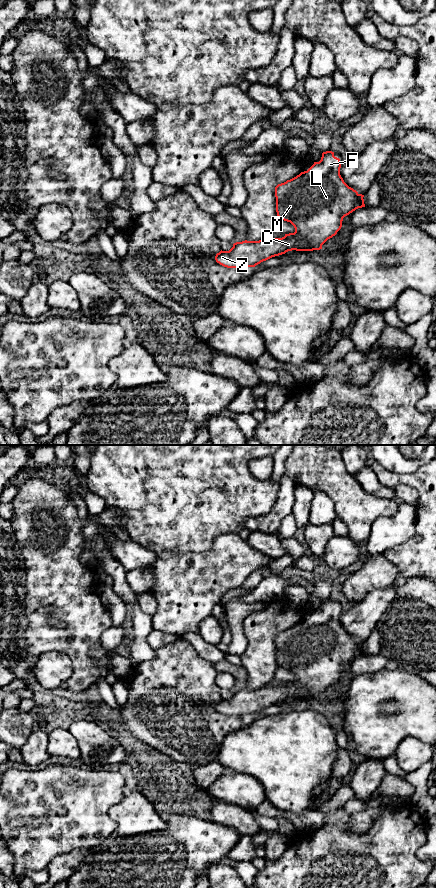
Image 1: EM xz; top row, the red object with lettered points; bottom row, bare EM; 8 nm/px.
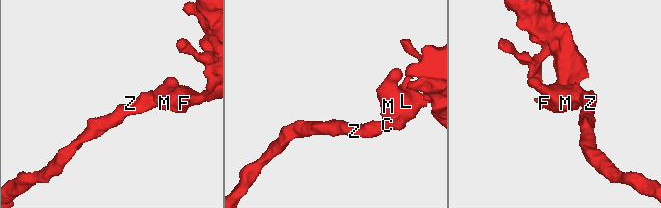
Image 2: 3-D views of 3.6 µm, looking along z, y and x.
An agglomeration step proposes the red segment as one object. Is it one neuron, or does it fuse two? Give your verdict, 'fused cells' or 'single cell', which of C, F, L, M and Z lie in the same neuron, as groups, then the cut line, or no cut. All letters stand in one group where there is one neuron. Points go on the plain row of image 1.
single cell | C F L M Z | no cut

